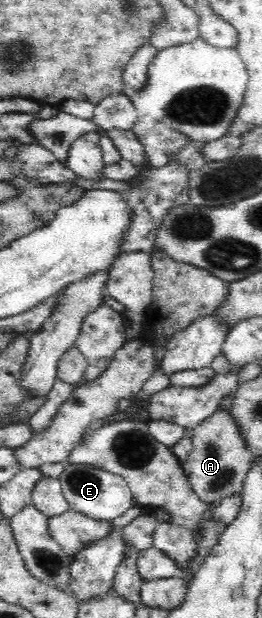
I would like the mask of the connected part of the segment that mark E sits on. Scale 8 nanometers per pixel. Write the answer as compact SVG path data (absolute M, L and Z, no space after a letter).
M68 464L59 476L62 492L70 503L70 508L90 518L114 520L124 516L135 505L134 495L122 476L82 464Z

